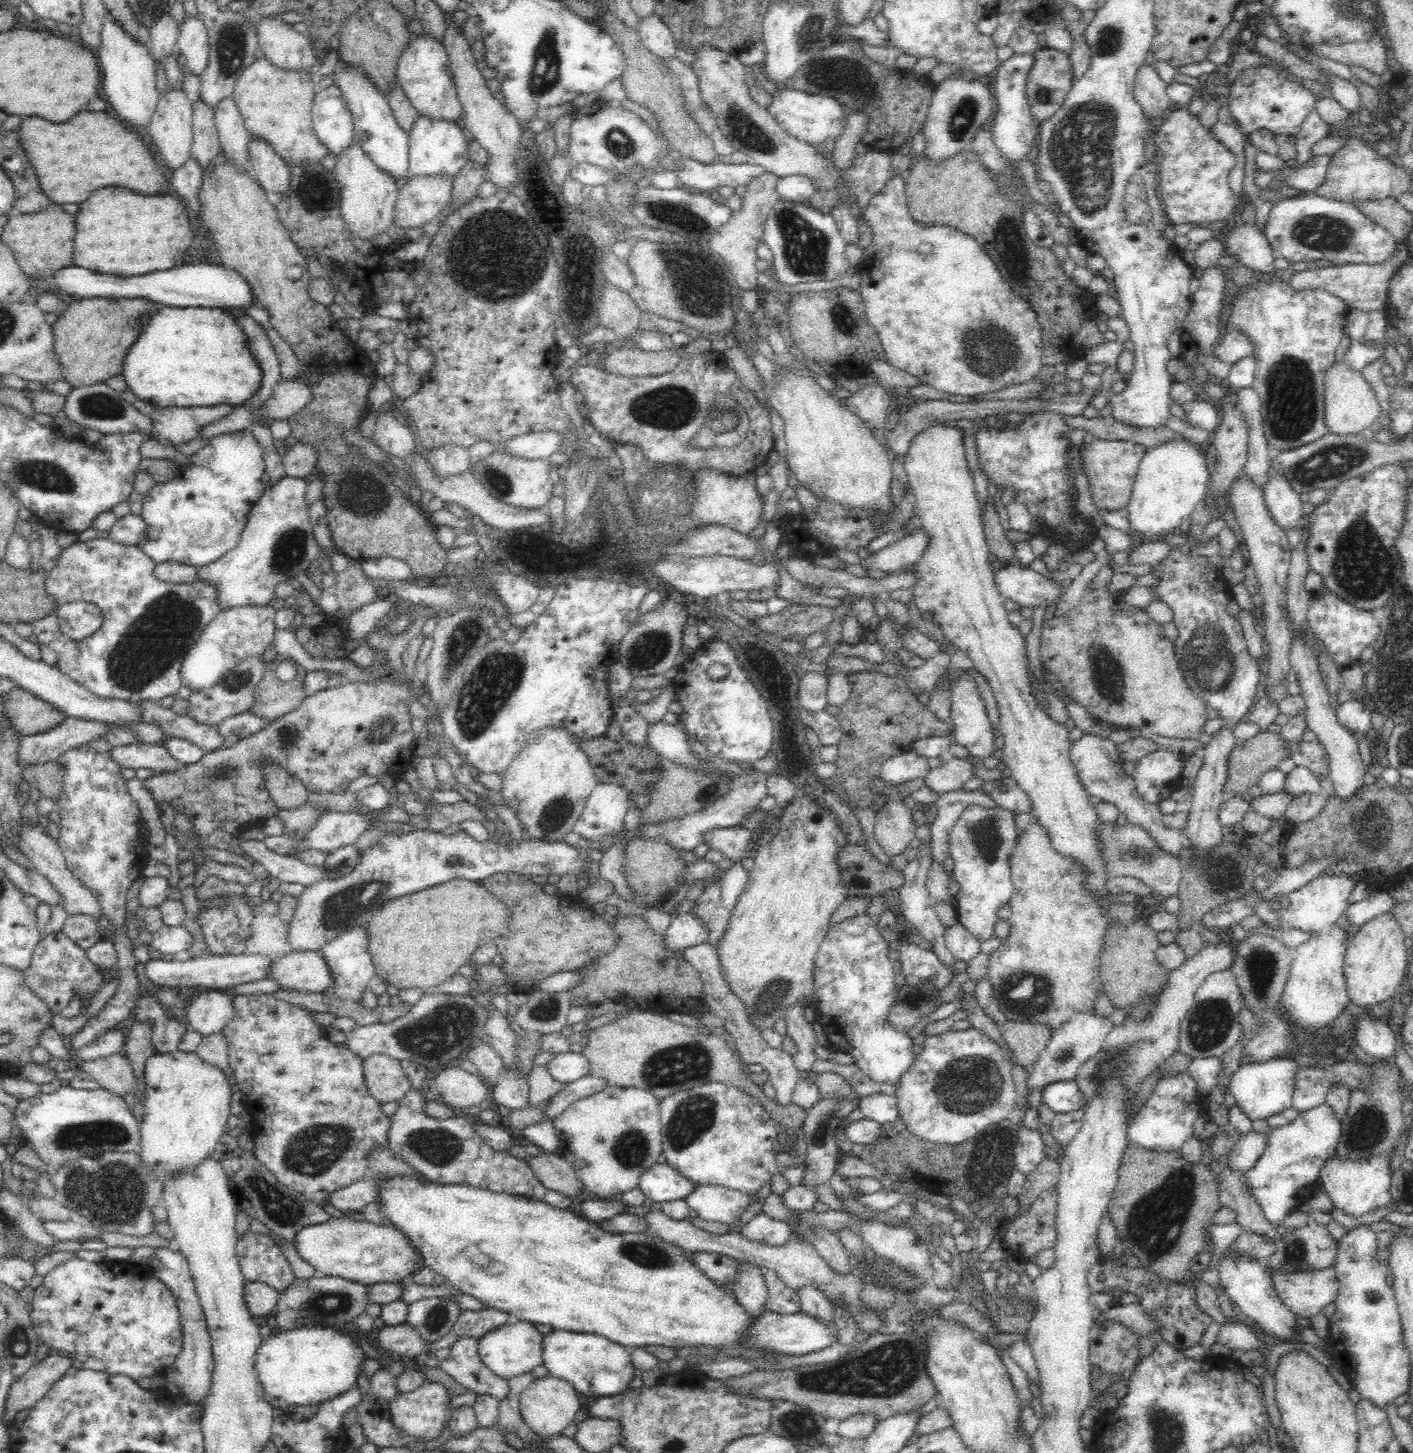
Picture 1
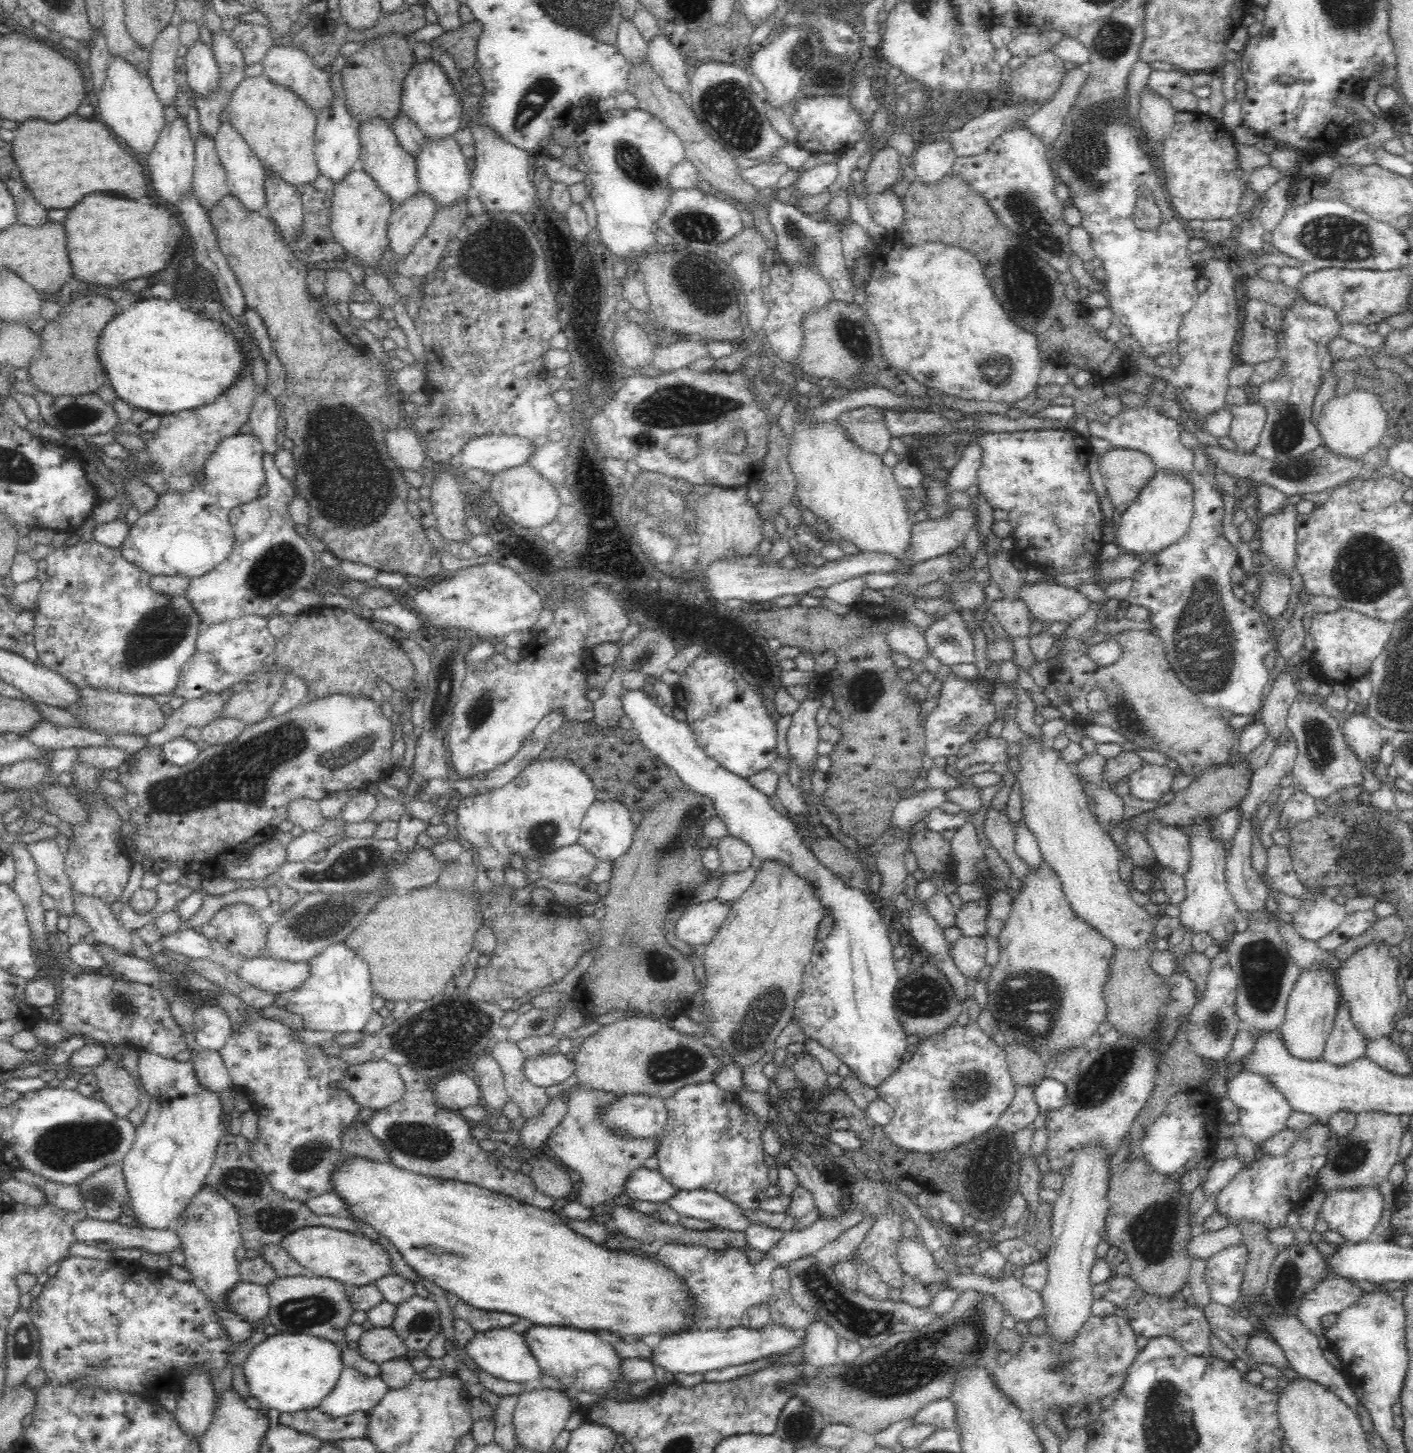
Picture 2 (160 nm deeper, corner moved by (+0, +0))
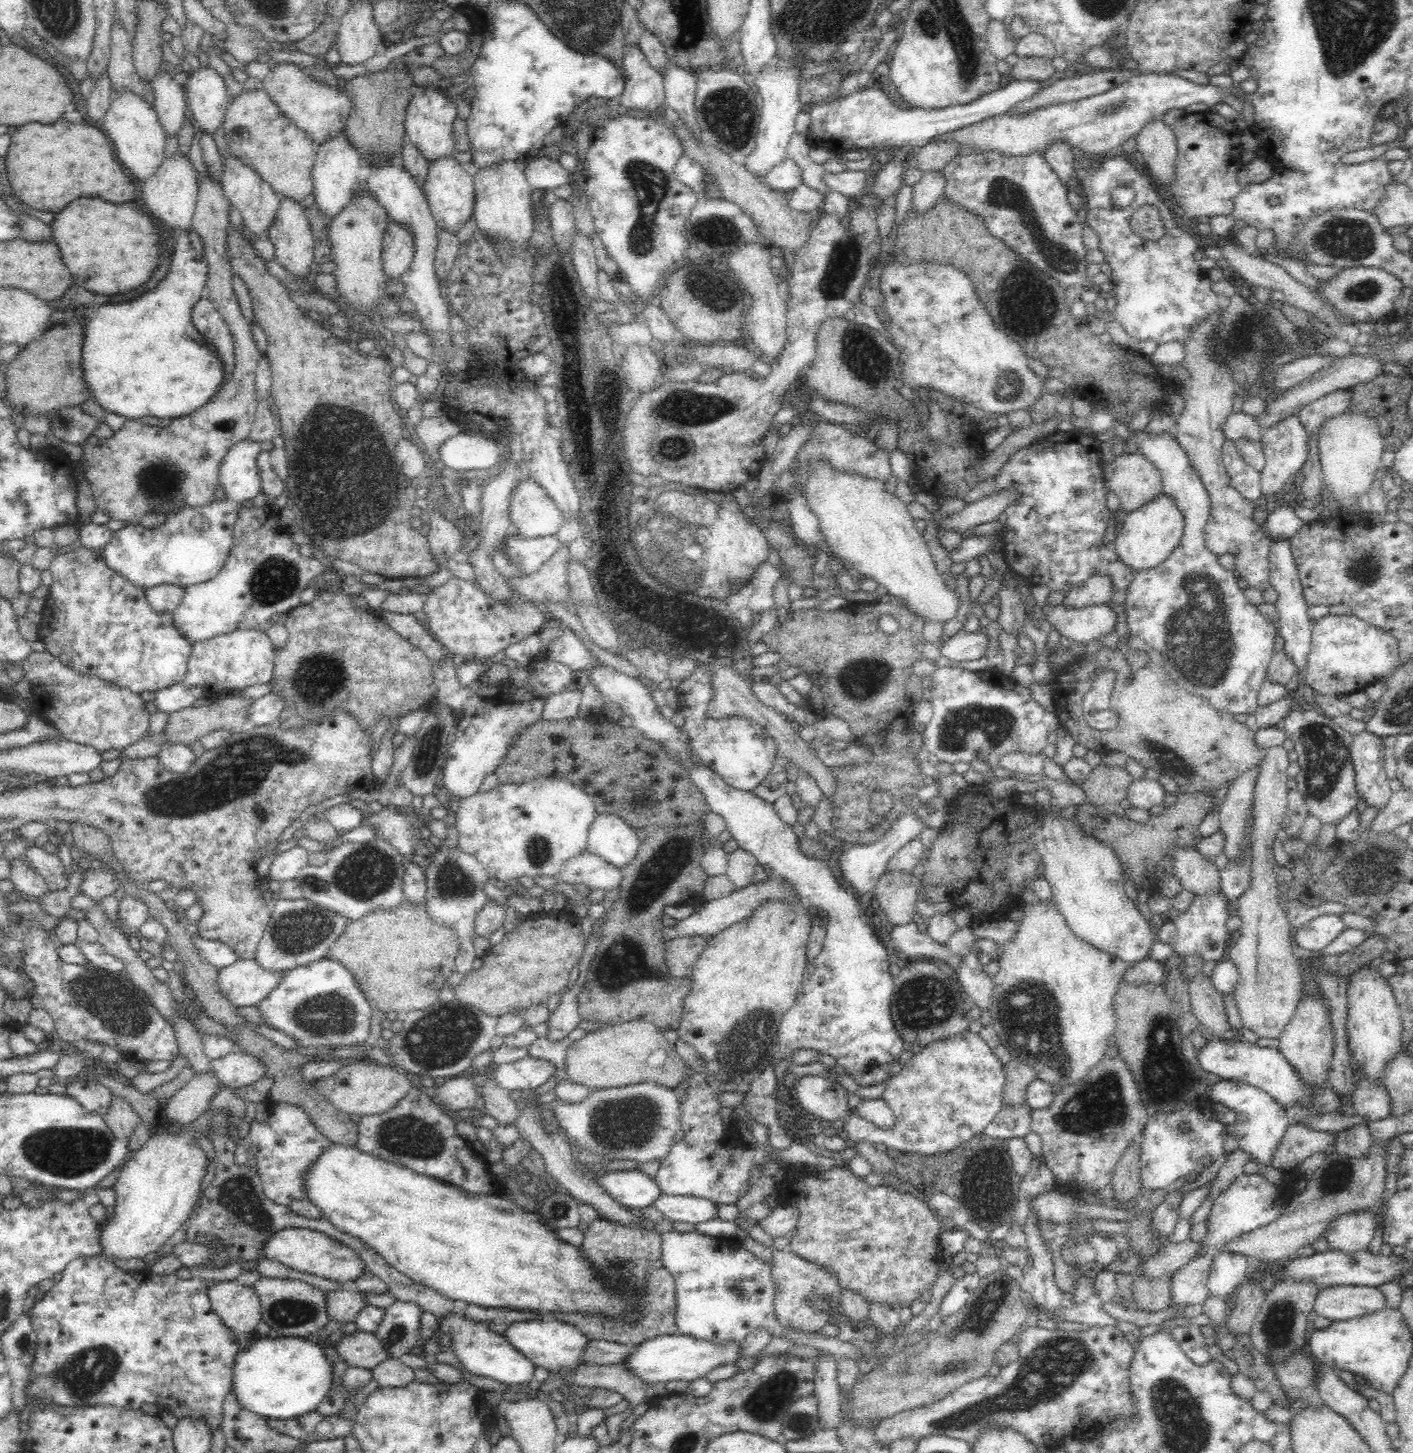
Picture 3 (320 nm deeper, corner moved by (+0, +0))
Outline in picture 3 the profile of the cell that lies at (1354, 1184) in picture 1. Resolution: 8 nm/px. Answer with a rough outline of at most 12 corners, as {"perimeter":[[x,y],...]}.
{"perimeter":[[1372,1209],[1332,1221],[1328,1248],[1366,1251],[1374,1236]]}

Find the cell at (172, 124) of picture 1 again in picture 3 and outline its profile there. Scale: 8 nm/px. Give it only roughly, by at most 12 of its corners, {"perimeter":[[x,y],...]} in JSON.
{"perimeter":[[165,158],[141,202],[164,229],[190,230],[199,191],[189,159]]}

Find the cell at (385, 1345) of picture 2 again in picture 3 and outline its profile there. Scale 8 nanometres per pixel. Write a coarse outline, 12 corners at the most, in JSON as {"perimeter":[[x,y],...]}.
{"perimeter":[[372,1333],[344,1335],[334,1350],[348,1367],[374,1369],[387,1360]]}

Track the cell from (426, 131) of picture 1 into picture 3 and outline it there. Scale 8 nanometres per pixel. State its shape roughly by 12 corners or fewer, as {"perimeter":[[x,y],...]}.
{"perimeter":[[454,160],[429,164],[423,186],[439,230],[472,217],[473,176]]}

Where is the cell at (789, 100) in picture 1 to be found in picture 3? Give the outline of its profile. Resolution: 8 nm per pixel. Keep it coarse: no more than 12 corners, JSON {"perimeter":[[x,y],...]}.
{"perimeter":[[1043,81],[945,109],[900,108],[878,87],[807,107],[809,145],[909,155],[940,136],[1009,112]]}

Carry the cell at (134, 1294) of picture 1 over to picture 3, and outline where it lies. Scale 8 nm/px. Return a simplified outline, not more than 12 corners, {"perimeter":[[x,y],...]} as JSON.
{"perimeter":[[71,1260],[31,1326],[46,1406],[222,1428],[237,1337],[200,1277]]}

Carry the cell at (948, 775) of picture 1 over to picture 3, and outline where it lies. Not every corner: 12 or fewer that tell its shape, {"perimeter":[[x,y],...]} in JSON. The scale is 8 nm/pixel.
{"perimeter":[[902,815],[868,845],[850,844],[836,867],[857,896],[876,894],[890,858],[925,826]]}

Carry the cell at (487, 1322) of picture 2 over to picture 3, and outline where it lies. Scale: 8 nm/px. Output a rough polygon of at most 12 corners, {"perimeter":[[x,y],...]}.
{"perimeter":[[598,1218],[582,1257],[635,1320],[486,1308],[478,1323],[555,1319],[589,1341],[634,1347],[678,1333],[675,1278],[654,1226]]}

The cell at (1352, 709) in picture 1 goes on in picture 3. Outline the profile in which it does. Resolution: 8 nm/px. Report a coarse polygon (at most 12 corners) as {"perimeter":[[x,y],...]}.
{"perimeter":[[1353,736],[1350,756],[1358,798],[1376,813],[1393,793],[1382,739]]}

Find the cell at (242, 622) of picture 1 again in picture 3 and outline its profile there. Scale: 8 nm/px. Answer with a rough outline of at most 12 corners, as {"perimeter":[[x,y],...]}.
{"perimeter":[[258,629],[192,646],[186,676],[154,692],[170,714],[208,692],[270,682],[276,646]]}

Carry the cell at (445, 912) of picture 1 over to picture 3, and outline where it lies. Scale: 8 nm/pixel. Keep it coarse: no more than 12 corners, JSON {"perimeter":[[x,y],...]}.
{"perimeter":[[405,900],[349,922],[338,961],[383,1013],[439,1001],[455,930]]}

